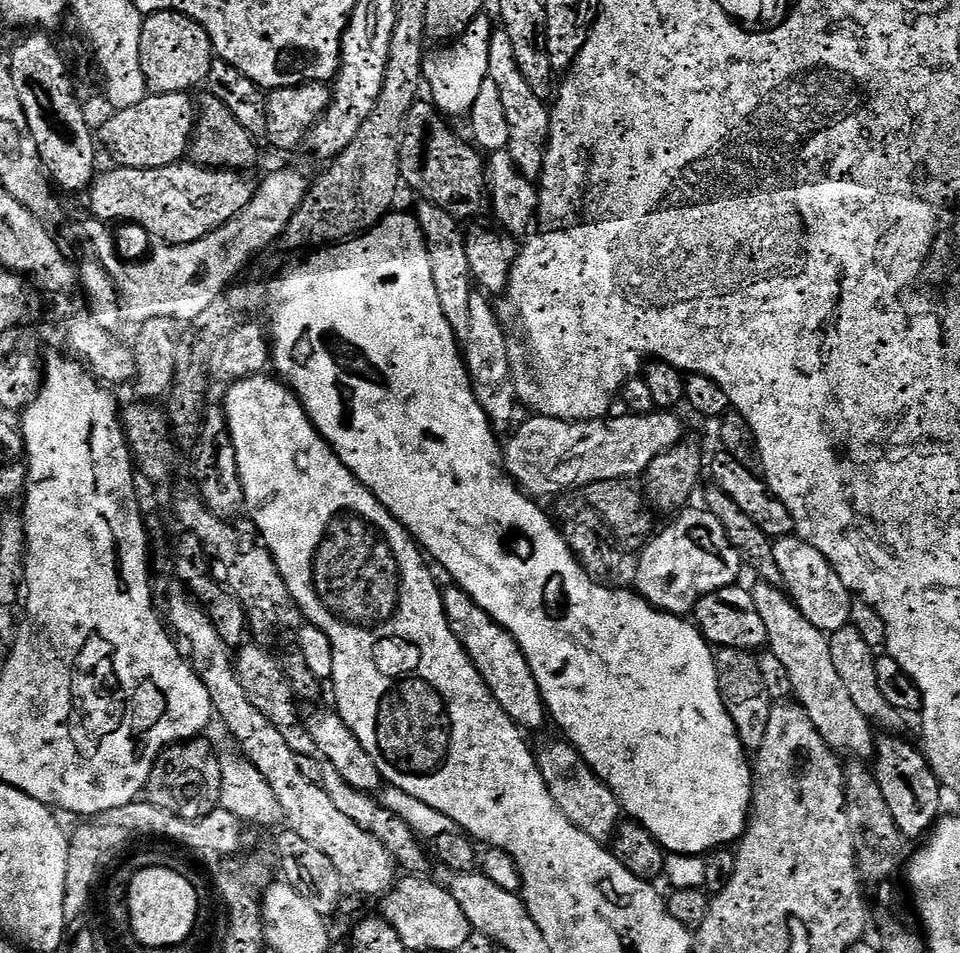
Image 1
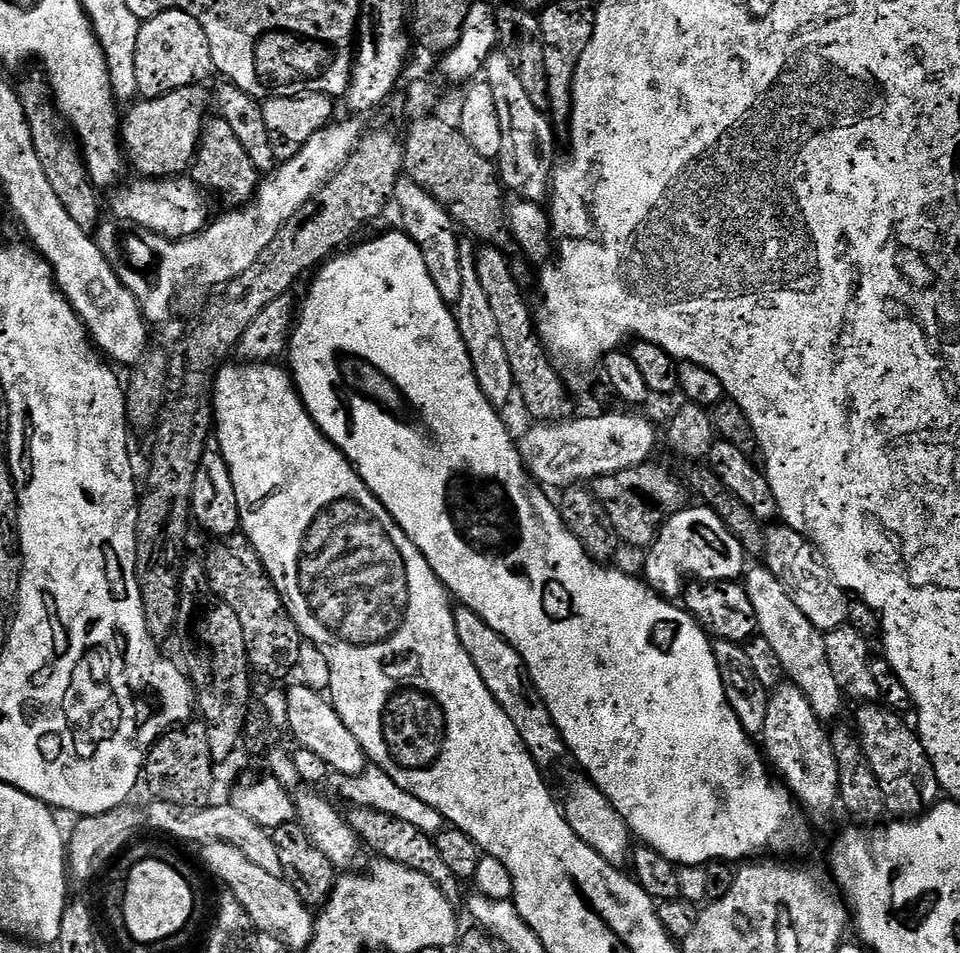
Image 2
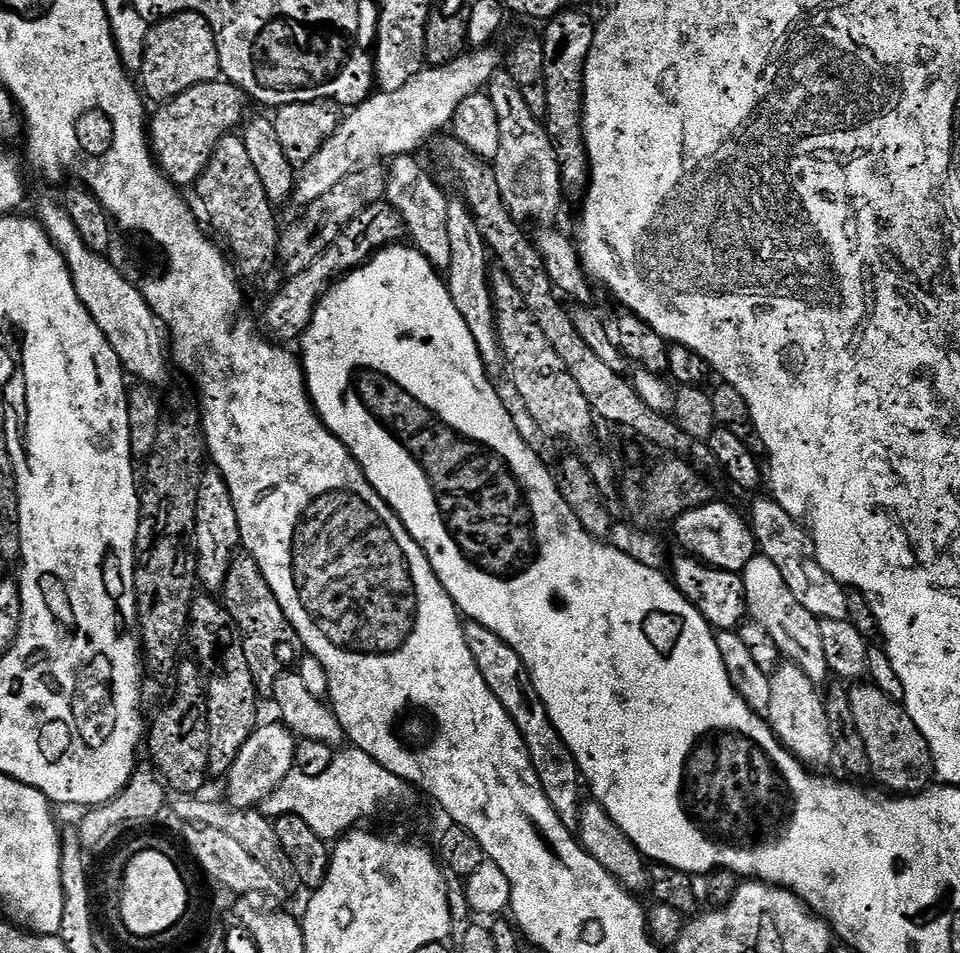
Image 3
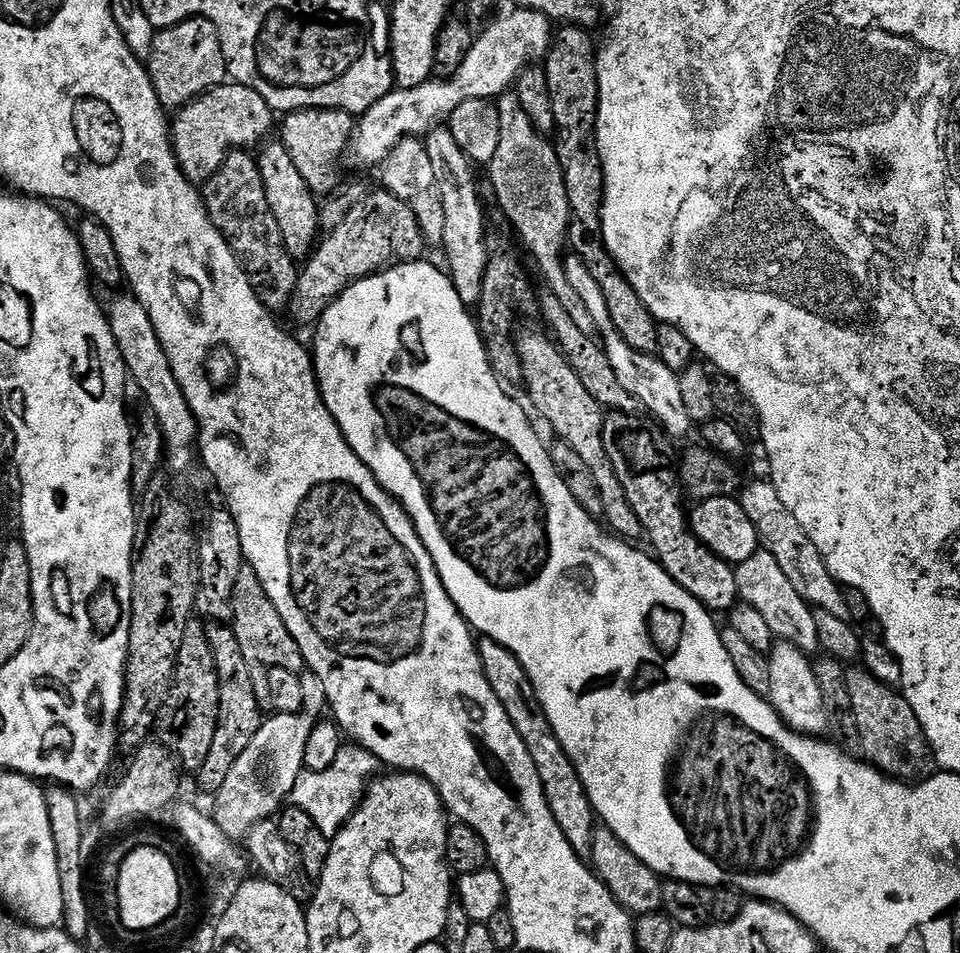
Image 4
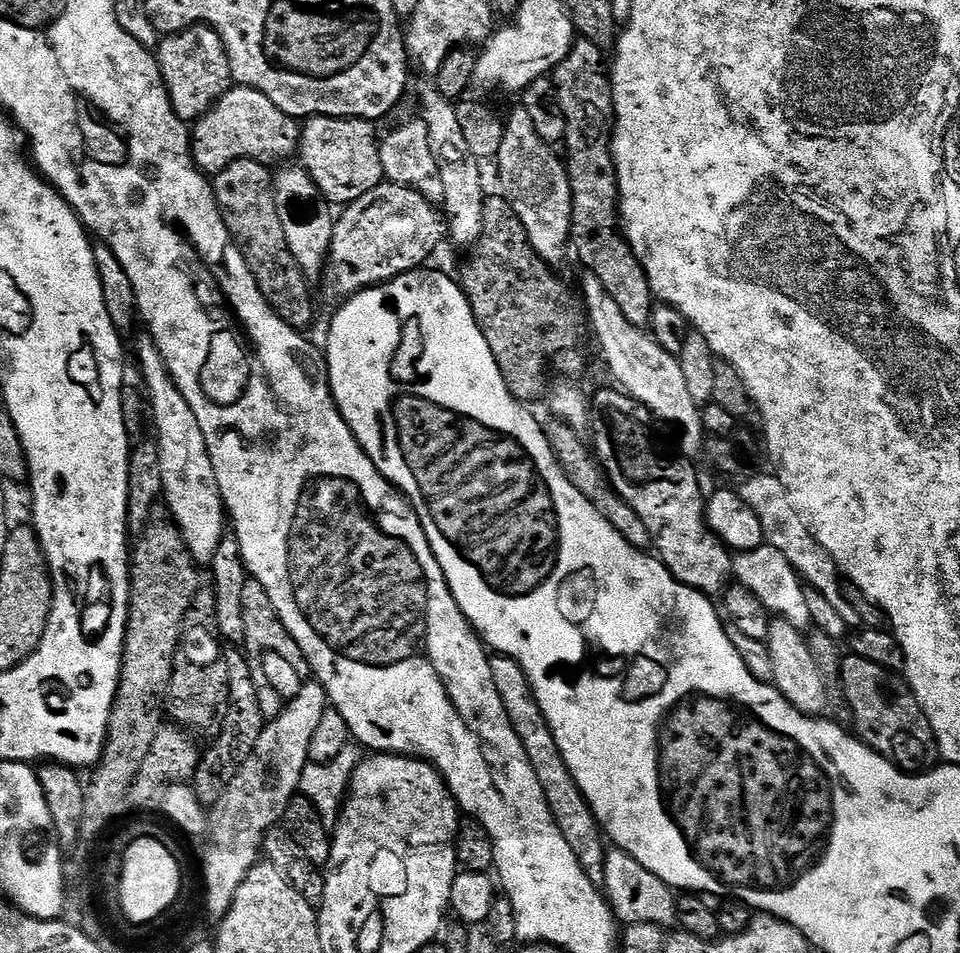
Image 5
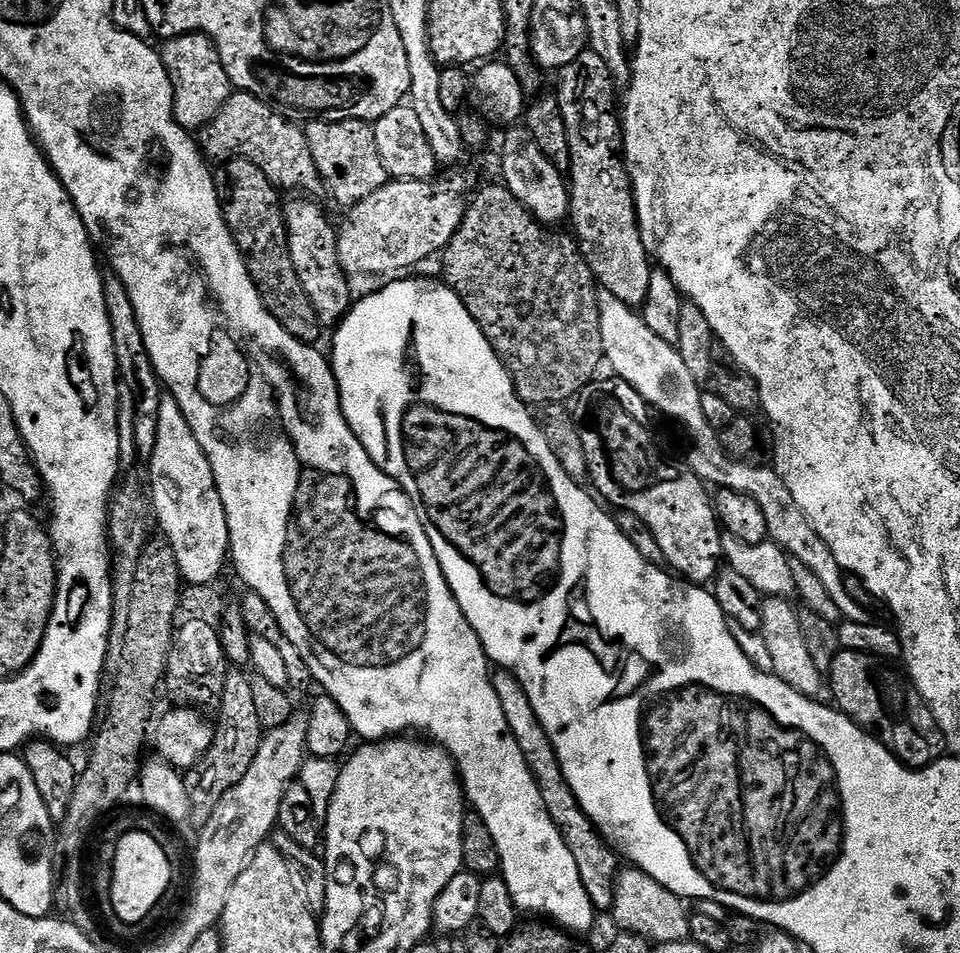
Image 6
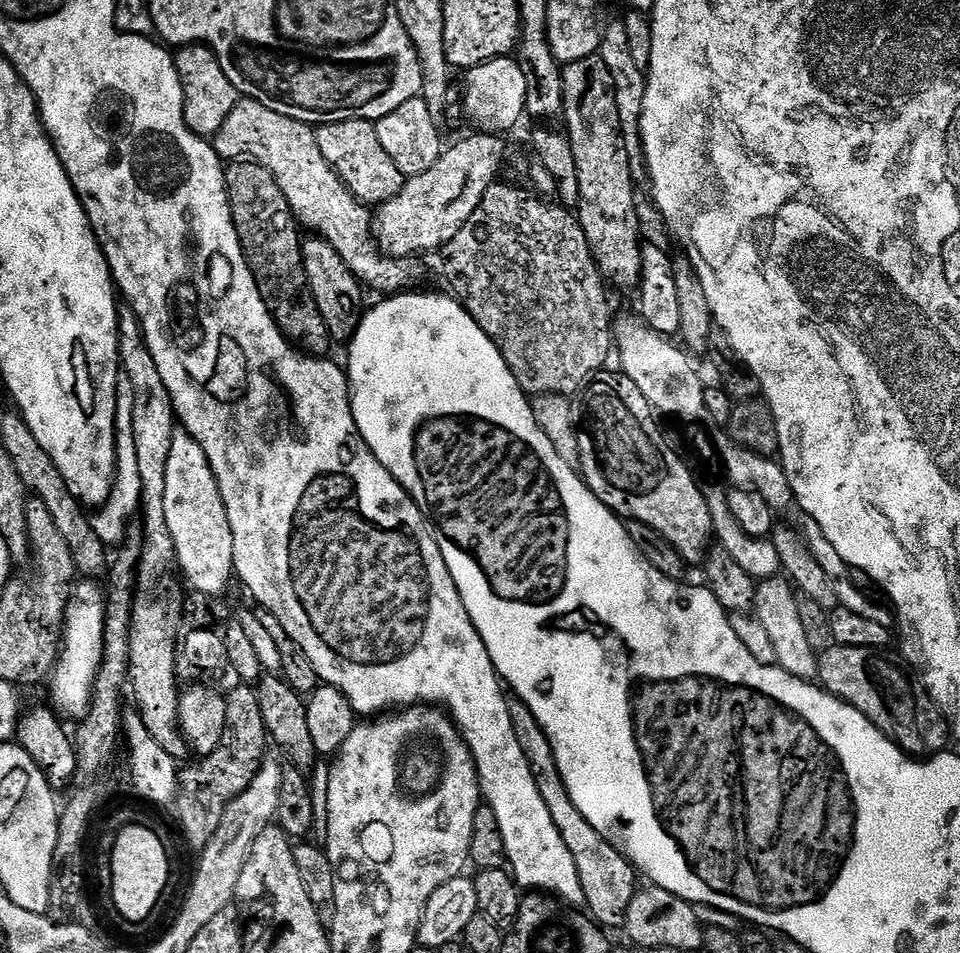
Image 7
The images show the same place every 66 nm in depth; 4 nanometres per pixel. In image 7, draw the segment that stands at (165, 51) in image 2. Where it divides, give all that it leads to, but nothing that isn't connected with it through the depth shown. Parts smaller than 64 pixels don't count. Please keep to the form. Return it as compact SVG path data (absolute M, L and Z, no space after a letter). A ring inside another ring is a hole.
M186 44L175 53L174 59L178 78L182 82L184 95L184 121L194 134L205 138L214 138L226 118L230 118L230 110L240 99L240 91L226 78L226 70L222 70L222 62L214 54L212 48L205 44Z

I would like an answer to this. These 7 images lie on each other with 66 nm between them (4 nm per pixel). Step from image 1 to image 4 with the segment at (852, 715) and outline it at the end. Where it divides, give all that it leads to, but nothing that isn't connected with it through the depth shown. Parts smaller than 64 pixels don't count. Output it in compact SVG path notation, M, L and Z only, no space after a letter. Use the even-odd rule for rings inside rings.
M763 550L755 552L753 556L746 558L746 562L735 565L735 569L740 600L758 610L763 618L766 618L766 623L776 638L793 643L807 654L812 654L820 648L814 611L802 598L802 594L794 590L794 585L790 583L790 578L786 578L782 566L778 566L774 554Z

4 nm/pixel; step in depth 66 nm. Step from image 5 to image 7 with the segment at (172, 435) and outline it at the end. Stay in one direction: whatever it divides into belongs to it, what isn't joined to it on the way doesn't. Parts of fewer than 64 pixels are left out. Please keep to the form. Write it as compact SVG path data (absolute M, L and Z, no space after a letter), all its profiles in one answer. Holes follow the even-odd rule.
M177 430L174 434L164 477L166 526L170 526L170 538L174 538L179 571L191 591L223 597L234 580L234 536L210 462L188 432Z

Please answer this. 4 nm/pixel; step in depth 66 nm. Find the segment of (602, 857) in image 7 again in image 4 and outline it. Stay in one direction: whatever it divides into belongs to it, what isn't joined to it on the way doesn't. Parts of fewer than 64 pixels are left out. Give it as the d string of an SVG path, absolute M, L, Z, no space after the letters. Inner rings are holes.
M483 637L477 643L477 648L483 672L490 682L490 690L498 694L498 702L502 702L510 722L514 722L514 730L518 730L522 742L526 742L526 750L530 750L530 758L534 758L534 770L538 770L538 778L542 782L542 790L546 794L550 814L554 814L554 822L558 822L558 830L566 834L566 842L570 842L577 856L591 857L592 836L598 827L596 811L592 808L590 798L586 794L586 786L574 762L566 754L562 742L558 742L558 734L554 734L554 726L550 726L550 718L546 718L538 702L538 694L530 682L529 675L514 654L500 643Z

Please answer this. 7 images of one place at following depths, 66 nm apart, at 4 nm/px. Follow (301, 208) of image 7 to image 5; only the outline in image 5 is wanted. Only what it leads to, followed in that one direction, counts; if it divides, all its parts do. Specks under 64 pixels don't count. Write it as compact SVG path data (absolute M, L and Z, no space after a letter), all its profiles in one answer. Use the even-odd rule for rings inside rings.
M233 86L190 128L192 157L196 167L209 178L215 178L235 160L256 160L269 166L275 165L275 160L291 161L297 155L299 139L300 128L293 117L278 110L266 94L243 86Z

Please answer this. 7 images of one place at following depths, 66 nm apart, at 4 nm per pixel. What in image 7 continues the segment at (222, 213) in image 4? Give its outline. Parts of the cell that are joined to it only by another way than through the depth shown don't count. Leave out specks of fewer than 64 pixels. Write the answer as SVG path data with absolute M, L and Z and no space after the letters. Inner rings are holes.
M237 160L229 163L224 170L224 181L228 187L228 205L234 226L238 230L240 245L248 263L248 269L254 274L254 282L258 286L258 294L262 294L262 302L266 302L268 313L276 319L280 332L293 345L299 346L307 355L324 358L329 355L328 347L334 344L327 324L319 313L315 296L308 284L306 270L303 266L301 252L302 233L301 225L292 214L292 208L286 202L282 190L278 190L278 182L270 170L253 160Z

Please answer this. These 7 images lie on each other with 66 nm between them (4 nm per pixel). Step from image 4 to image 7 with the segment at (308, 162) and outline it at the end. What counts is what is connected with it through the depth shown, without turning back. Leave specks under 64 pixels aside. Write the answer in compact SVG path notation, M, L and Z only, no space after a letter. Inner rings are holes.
M347 120L333 124L321 124L316 128L318 148L322 150L322 158L330 162L330 166L338 174L341 182L365 206L379 206L394 198L404 186L405 177L398 166L386 154L382 142L378 142L376 126L370 120Z

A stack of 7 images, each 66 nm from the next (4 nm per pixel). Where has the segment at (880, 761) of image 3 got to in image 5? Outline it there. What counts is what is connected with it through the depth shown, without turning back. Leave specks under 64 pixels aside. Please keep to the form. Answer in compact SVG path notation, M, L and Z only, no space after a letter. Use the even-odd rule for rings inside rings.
M848 654L845 655L842 662L840 687L844 689L847 711L852 711L852 716L856 719L857 729L855 728L855 731L868 747L879 752L881 756L885 756L902 772L919 774L937 767L940 760L940 748L936 744L936 735L922 710L922 706L918 706L918 698L914 698L907 679L878 666L878 662L866 662L866 658Z

